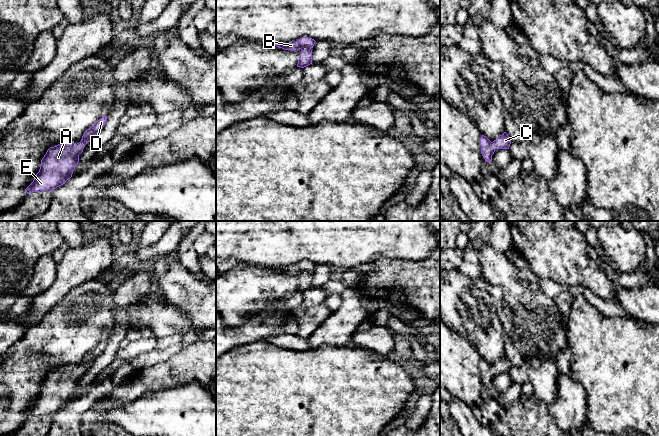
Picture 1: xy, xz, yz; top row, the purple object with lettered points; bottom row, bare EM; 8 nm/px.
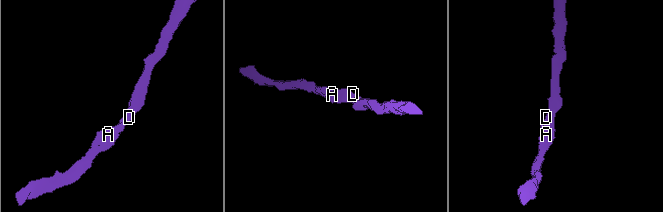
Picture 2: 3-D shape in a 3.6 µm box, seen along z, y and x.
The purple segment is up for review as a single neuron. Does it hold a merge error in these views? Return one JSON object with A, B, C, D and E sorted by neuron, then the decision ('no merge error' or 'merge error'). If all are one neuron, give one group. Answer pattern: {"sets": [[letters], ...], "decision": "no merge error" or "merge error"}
{"sets": [["A", "B", "C", "D", "E"]], "decision": "no merge error"}

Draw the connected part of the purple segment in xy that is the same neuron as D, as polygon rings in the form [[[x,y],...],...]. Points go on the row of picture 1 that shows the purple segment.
[[[107,116],[100,118],[93,126],[87,129],[79,143],[60,143],[50,147],[41,160],[39,172],[33,182],[25,189],[27,194],[40,191],[53,191],[66,183],[72,177],[73,171],[79,162],[79,155],[85,145],[104,127]]]

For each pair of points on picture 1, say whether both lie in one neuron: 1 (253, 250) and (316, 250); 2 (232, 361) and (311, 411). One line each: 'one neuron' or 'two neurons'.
1: one neuron
2: one neuron

